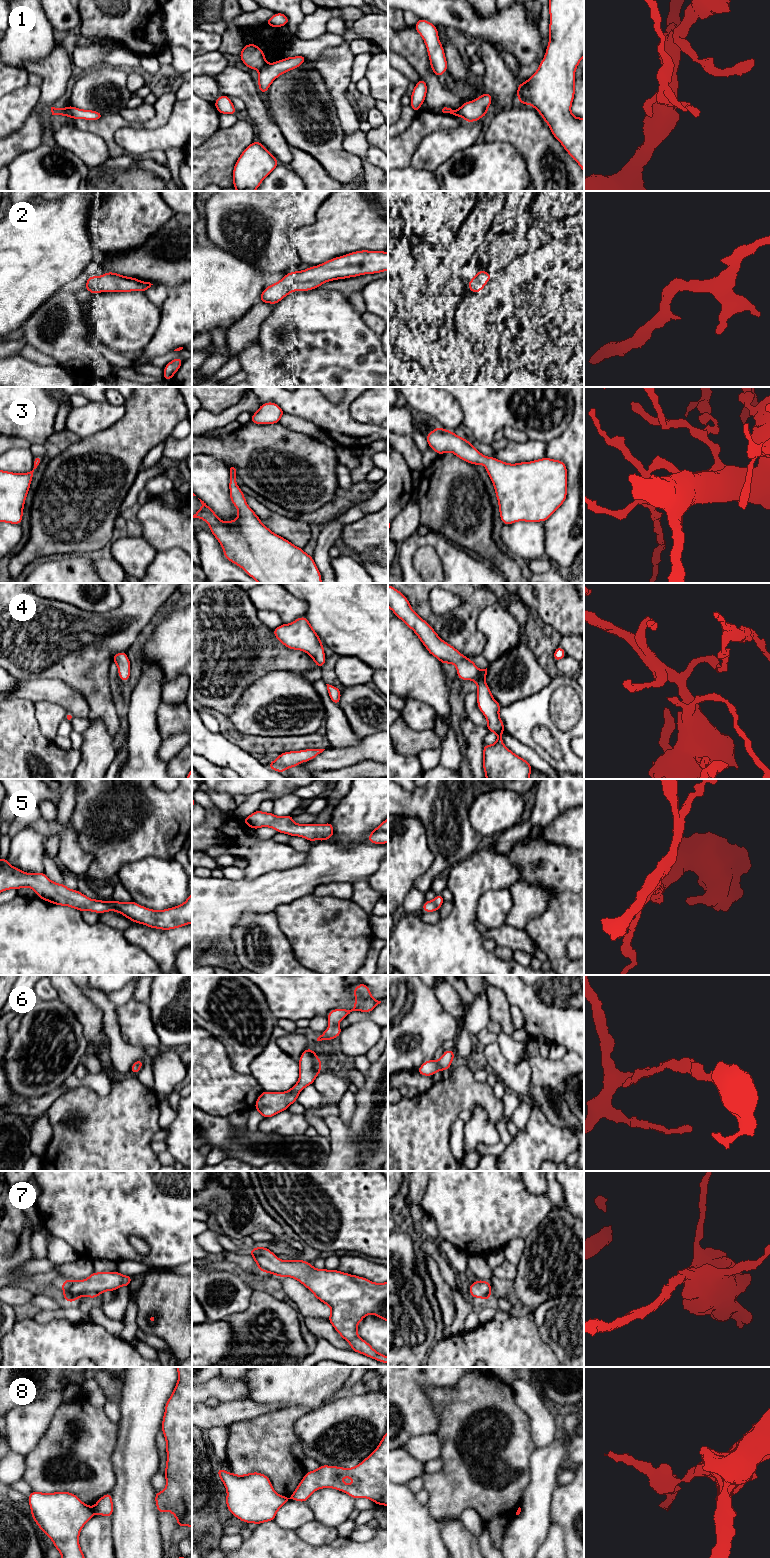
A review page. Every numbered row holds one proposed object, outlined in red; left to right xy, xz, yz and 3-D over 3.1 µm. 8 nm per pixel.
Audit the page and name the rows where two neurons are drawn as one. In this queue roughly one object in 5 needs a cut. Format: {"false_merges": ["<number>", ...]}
{"false_merges": ["1", "8"]}

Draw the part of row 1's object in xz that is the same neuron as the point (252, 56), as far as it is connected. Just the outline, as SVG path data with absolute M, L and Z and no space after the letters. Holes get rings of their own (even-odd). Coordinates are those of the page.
M246 44L239 54L241 61L249 69L262 69L267 65L262 49L256 44Z

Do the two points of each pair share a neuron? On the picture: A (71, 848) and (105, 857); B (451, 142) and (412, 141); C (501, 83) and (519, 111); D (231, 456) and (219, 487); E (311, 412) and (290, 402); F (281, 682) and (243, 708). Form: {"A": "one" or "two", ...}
{"A": "two", "B": "two", "C": "two", "D": "two", "E": "one", "F": "one"}

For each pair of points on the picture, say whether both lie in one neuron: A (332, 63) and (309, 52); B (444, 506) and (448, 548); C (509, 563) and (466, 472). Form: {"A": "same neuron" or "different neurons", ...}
{"A": "different neurons", "B": "different neurons", "C": "same neuron"}

